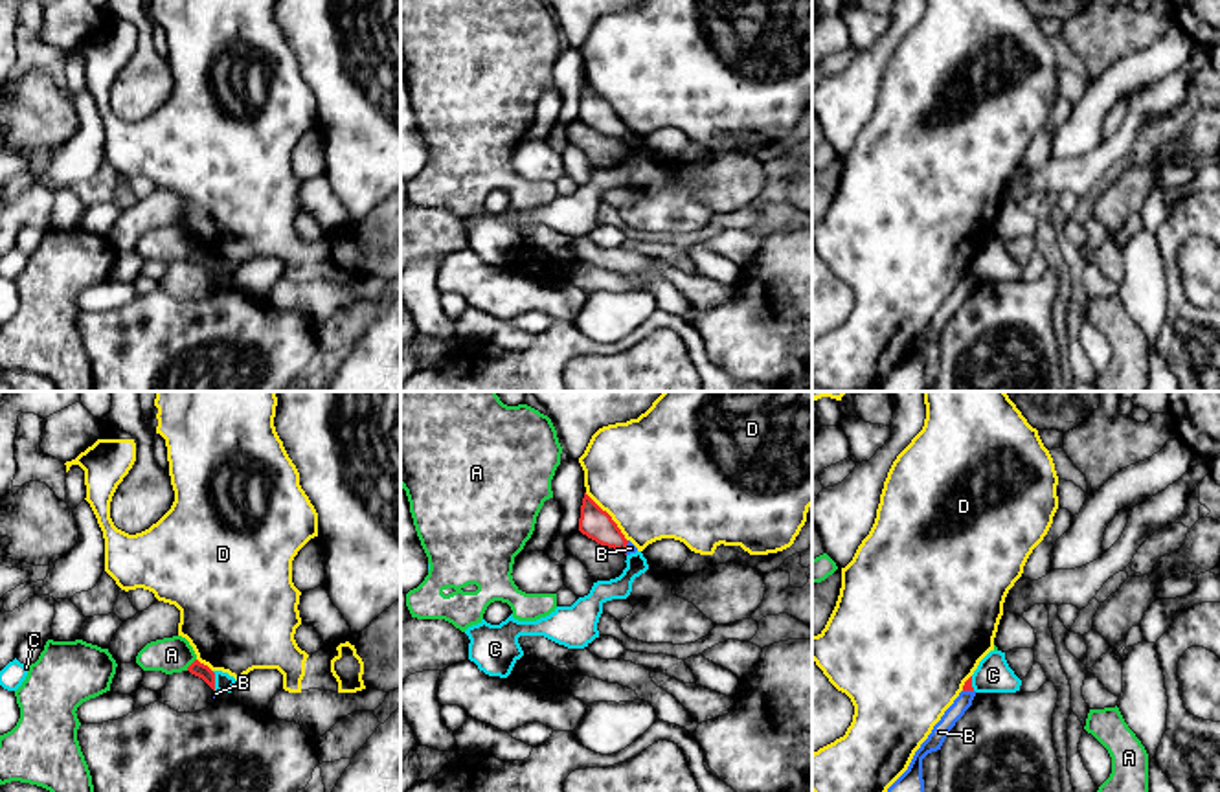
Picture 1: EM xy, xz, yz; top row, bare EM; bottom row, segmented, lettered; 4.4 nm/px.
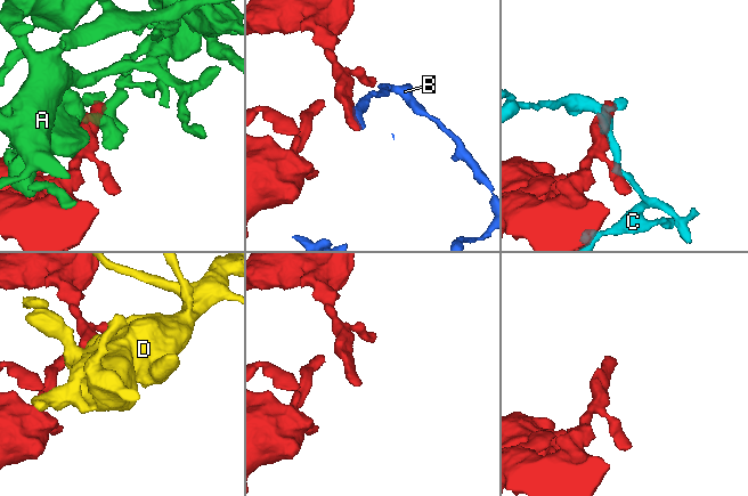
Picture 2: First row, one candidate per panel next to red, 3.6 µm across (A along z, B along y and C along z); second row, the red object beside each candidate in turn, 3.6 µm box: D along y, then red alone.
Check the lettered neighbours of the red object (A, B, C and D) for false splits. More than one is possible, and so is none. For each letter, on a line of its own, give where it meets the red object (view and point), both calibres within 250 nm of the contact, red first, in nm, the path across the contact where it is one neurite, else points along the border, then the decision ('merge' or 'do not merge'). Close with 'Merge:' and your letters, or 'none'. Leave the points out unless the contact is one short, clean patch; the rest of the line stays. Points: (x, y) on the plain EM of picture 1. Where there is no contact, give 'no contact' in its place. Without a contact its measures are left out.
A: meets red in xy at (192, 252); 70 nm thick on the red side, 160 nm on the other; do not merge
B: meets red in xz at (625, 136); 140 nm thick on the red side, 50 nm on the other; do not merge
C: meets red in xy at (214, 269); 70 nm thick on the red side, 80 nm on the other; border along xy (212, 260), (215, 278); do not merge
D: meets red in xz at (610, 105); 140 nm thick on the red side, 500 nm on the other; do not merge
Merge: none

